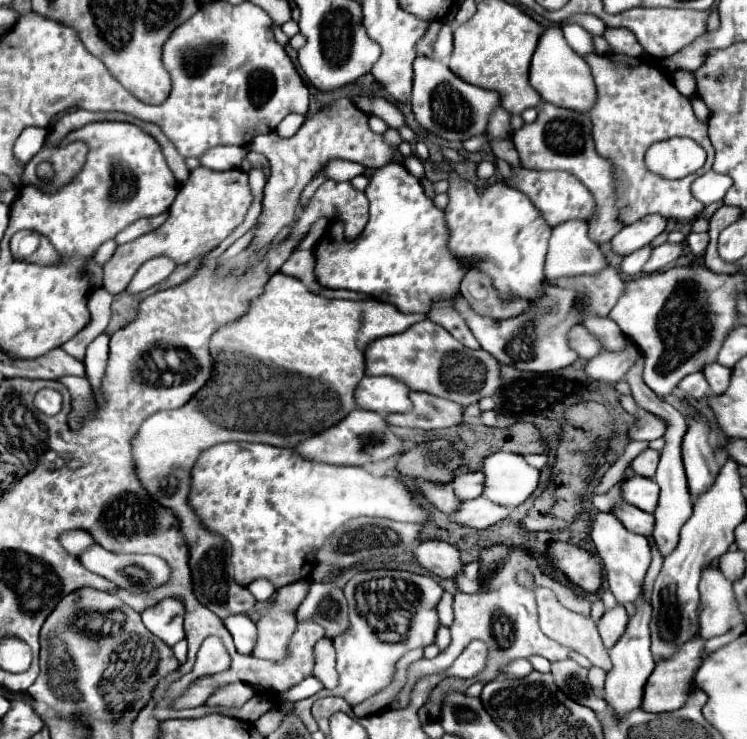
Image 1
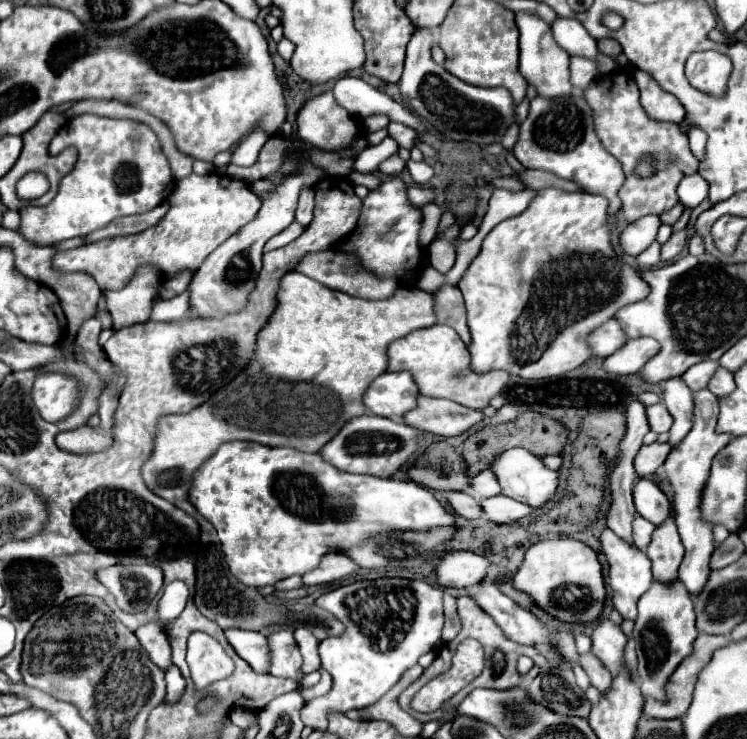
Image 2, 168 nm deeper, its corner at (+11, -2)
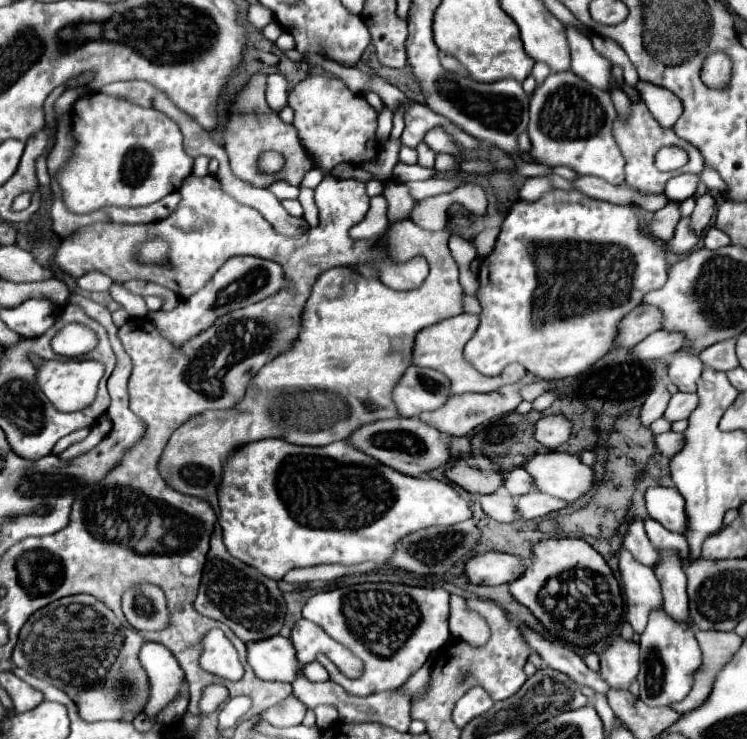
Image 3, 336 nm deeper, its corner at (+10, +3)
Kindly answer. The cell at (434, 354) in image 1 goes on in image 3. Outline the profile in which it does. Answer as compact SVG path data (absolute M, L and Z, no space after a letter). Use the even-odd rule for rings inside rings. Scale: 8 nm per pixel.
M461 313L457 317L451 317L451 319L439 321L437 325L421 329L421 333L417 333L417 341L413 345L413 365L429 367L429 369L437 369L437 371L445 373L445 377L449 377L453 393L491 393L491 391L495 391L495 389L499 389L503 385L513 385L513 383L521 381L527 371L519 363L507 365L507 369L497 377L485 377L479 371L475 371L471 363L465 361L463 347L473 337L477 325L479 325L477 315Z

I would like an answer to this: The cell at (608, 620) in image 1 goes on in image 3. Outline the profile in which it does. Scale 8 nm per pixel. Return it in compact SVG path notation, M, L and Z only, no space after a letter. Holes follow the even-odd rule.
M613 637L607 643L603 655L599 655L599 659L601 677L611 687L627 689L639 671L639 645L623 637Z

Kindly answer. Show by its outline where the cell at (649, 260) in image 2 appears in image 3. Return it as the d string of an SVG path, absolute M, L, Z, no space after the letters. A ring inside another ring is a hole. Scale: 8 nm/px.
M681 219L677 223L677 229L675 229L673 239L669 239L665 243L665 247L673 255L683 255L683 253L689 253L697 245L697 241L699 241L699 237L689 231L689 219Z

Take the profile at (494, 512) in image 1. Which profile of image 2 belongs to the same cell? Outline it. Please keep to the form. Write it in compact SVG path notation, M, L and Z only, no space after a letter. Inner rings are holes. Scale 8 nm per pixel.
M504 494L482 500L482 506L484 506L484 512L486 512L486 520L496 522L496 524L516 522L516 520L528 516L534 510L532 506L522 504L522 502L518 502L514 498L508 498Z

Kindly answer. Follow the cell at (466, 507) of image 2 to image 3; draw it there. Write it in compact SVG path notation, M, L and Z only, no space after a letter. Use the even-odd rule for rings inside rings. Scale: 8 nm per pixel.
M491 493L491 495L477 495L477 501L481 503L483 511L501 523L511 523L517 521L517 509L515 509L515 501L509 493Z

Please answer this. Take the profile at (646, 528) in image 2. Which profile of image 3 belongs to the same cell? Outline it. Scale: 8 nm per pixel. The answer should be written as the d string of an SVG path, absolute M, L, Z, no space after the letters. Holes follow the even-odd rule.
M651 517L645 519L645 531L647 531L647 537L649 541L659 547L659 549L679 549L681 557L687 559L689 555L689 547L687 547L687 541L681 533L671 533L667 529L663 529L657 521L653 521Z

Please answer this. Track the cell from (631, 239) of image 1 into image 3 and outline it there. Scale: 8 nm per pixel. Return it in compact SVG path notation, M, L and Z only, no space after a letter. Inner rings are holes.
M671 201L669 205L665 205L653 215L649 223L649 233L659 241L667 241L673 237L673 229L677 221L679 221L679 203Z

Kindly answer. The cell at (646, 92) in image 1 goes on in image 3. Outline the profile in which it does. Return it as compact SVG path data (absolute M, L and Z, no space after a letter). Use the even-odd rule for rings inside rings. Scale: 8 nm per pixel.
M641 99L631 101L631 109L629 109L627 117L617 115L617 121L613 123L613 137L615 137L619 149L625 157L625 183L639 193L663 193L667 181L677 175L677 171L661 173L661 171L655 169L655 155L665 145L677 145L677 147L683 147L689 153L689 169L685 169L685 173L697 173L699 175L703 171L701 151L695 145L689 145L689 141L679 139L675 135L673 127L669 127L669 129L661 127L659 121L649 113L647 105Z

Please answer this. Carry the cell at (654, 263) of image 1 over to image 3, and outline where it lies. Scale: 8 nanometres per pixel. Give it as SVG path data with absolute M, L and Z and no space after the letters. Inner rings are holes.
M709 193L699 197L697 205L695 205L695 211L691 215L691 229L693 229L695 235L703 233L709 227L713 213L715 213L715 199Z

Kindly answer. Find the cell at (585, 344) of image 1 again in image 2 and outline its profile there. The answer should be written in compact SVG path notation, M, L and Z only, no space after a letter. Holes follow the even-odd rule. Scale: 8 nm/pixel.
M608 320L600 330L596 330L596 334L592 334L590 342L592 350L596 350L596 356L608 358L628 342L628 336L618 324L618 320Z

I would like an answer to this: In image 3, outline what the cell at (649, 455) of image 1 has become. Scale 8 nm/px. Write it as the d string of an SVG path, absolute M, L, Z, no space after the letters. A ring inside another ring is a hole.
M661 433L661 435L655 435L655 451L665 455L665 457L673 457L673 453L677 453L681 449L681 443L683 443L683 433Z

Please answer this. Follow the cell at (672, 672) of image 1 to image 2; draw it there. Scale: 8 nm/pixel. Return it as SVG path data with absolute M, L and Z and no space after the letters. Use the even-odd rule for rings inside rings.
M698 634L694 642L694 652L676 668L676 672L668 680L668 702L652 702L652 698L646 700L644 716L662 720L682 718L692 702L692 692L700 670L710 662L714 650L728 644L730 644L728 636Z

